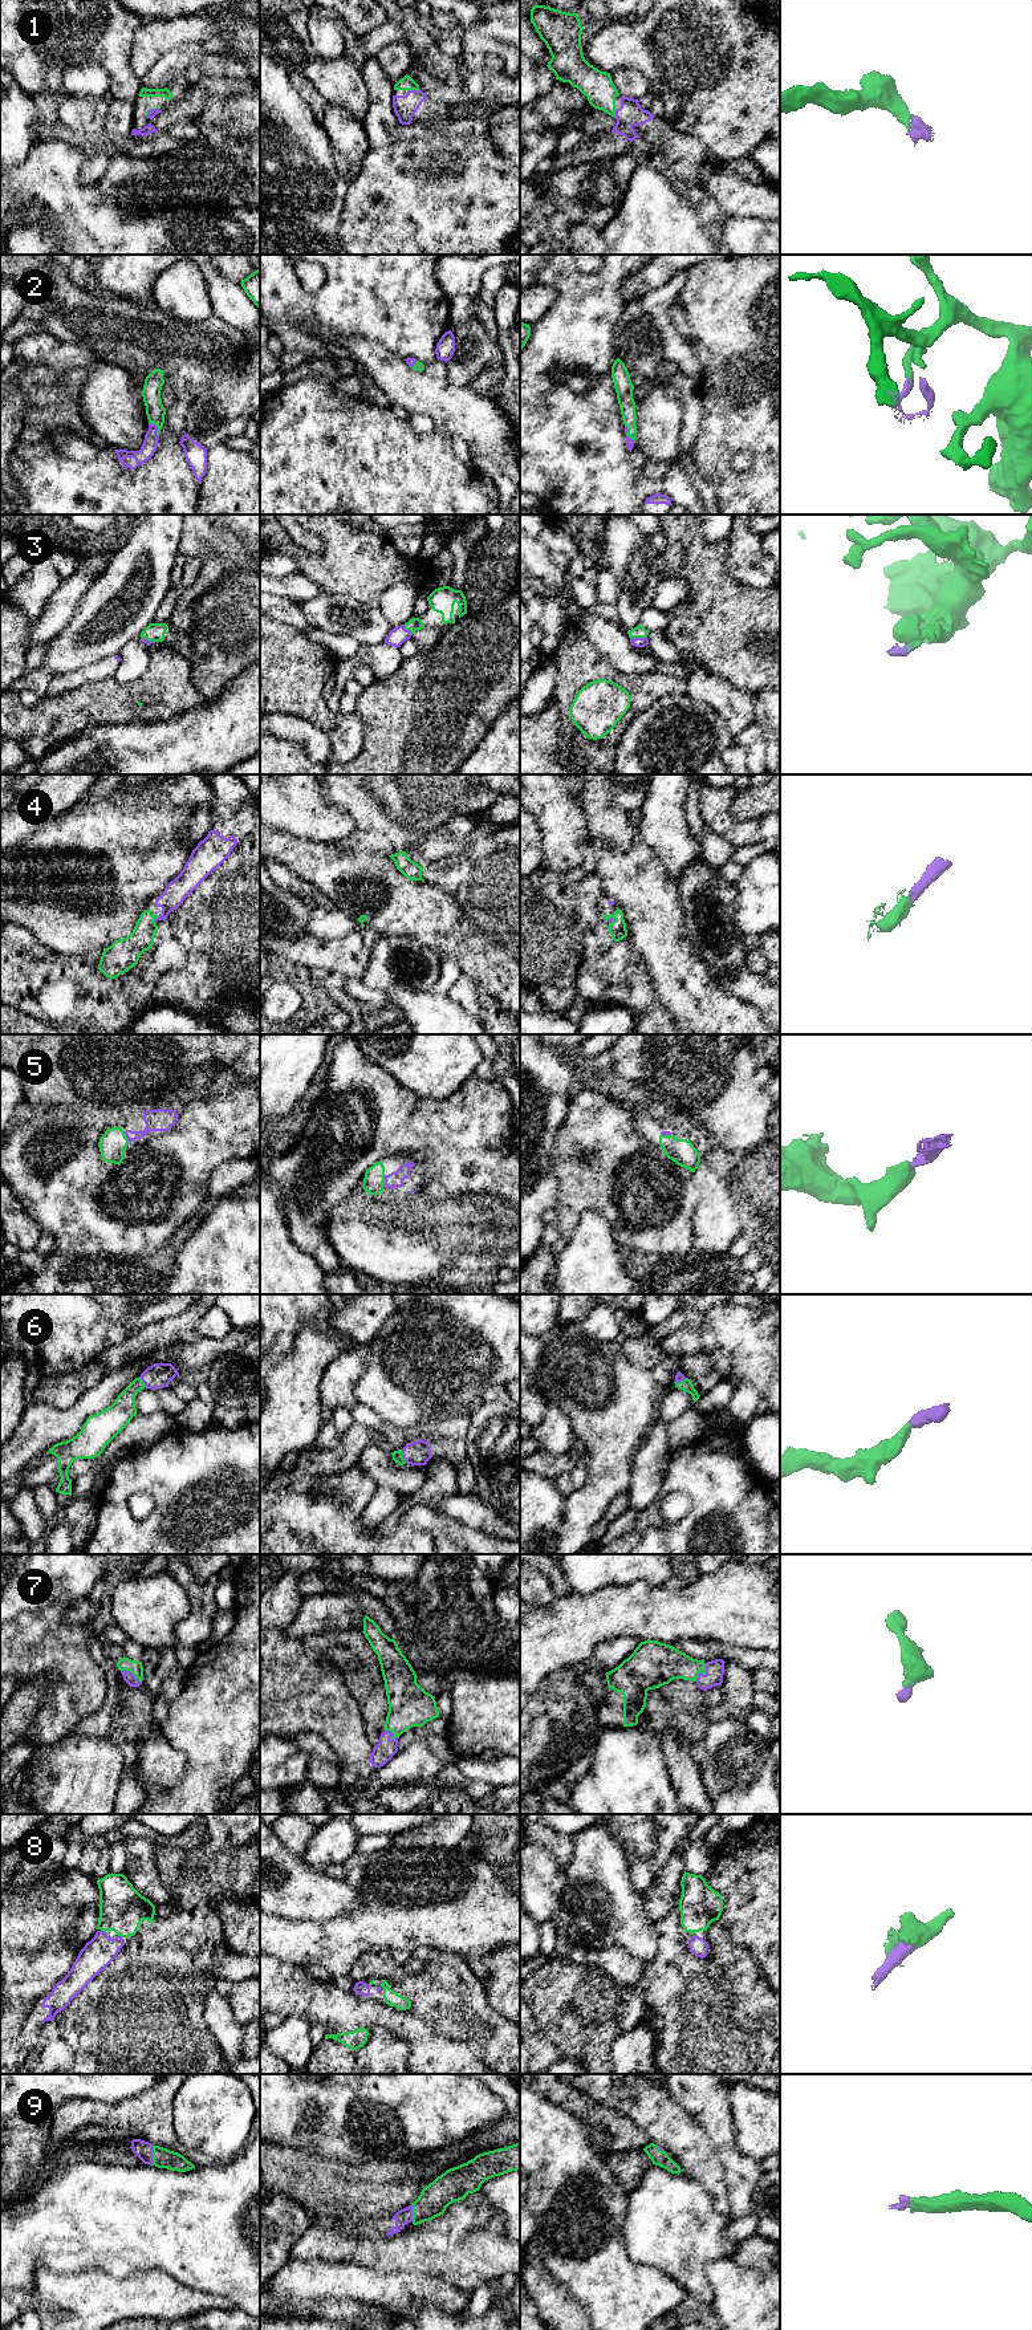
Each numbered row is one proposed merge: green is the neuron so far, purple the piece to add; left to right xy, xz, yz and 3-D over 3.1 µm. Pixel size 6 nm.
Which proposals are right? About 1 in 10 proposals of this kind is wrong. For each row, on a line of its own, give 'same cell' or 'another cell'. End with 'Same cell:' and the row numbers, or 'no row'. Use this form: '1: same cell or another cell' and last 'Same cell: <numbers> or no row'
1: same cell
2: same cell
3: same cell
4: same cell
5: same cell
6: same cell
7: same cell
8: same cell
9: same cell
Same cell: 1, 2, 3, 4, 5, 6, 7, 8, 9

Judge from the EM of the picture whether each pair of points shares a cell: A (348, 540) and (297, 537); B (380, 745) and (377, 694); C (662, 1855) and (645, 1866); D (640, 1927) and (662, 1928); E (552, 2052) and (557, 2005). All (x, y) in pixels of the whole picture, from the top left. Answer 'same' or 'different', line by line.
A: different
B: same
C: different
D: different
E: different

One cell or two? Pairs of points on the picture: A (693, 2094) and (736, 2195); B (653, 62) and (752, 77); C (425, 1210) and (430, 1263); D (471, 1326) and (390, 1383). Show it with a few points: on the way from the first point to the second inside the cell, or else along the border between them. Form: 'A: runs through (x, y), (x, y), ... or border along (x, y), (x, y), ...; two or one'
A: runs through (716, 2119), (736, 2170); one
B: runs through (678, 62), (716, 62), (727, 72); one
C: runs through (402, 1207), (389, 1218), (389, 1233), (407, 1252); one
D: runs through (451, 1344), (423, 1357), (410, 1370); one

